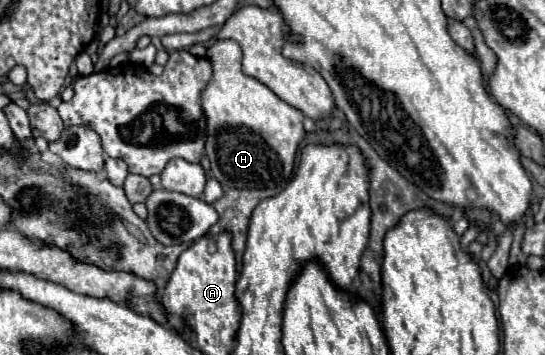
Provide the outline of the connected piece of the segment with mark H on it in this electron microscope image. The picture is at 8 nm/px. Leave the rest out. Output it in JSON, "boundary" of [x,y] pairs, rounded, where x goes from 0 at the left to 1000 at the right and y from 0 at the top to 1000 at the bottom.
{"boundary":[[[389,115],[378,166],[389,183],[389,223],[371,251],[371,313],[378,330],[378,437],[385,448],[385,487],[389,499],[411,527],[437,527],[437,532],[481,532],[481,527],[510,527],[532,510],[539,476],[539,442],[547,403],[558,386],[554,358],[554,313],[532,301],[528,290],[514,285],[484,234],[462,223],[444,206],[444,138],[433,115]]]}

